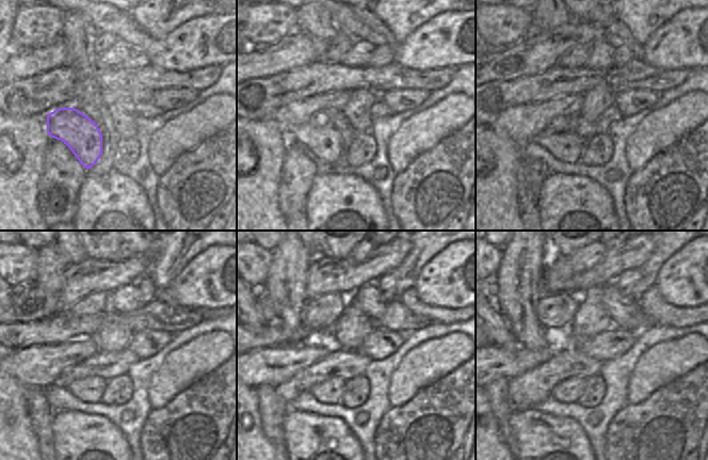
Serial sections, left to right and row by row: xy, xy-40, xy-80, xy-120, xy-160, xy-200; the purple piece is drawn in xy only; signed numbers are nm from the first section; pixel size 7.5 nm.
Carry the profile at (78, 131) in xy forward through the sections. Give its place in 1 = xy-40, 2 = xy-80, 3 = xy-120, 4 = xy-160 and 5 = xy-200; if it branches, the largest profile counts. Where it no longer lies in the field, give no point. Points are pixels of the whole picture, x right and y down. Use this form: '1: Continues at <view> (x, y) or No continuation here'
1: Continues at xy-40 (324, 141)
2: Continues at xy-80 (566, 146)
3: Continues at xy-120 (91, 389)
4: Continues at xy-160 (330, 392)
5: Continues at xy-200 (568, 391).

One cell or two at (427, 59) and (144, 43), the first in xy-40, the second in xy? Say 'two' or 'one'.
one

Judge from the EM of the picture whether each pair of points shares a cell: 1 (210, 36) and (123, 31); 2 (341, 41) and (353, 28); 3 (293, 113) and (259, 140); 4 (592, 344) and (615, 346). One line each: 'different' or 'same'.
1: same
2: different
3: different
4: same

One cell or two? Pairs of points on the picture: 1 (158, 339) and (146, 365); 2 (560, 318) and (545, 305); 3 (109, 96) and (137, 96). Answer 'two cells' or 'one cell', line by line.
1: two cells
2: one cell
3: one cell

